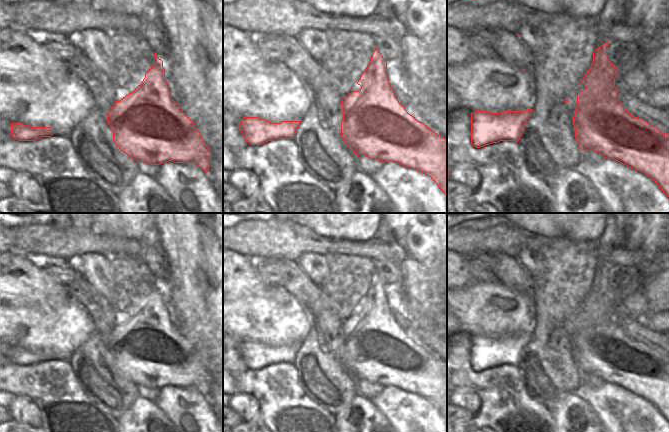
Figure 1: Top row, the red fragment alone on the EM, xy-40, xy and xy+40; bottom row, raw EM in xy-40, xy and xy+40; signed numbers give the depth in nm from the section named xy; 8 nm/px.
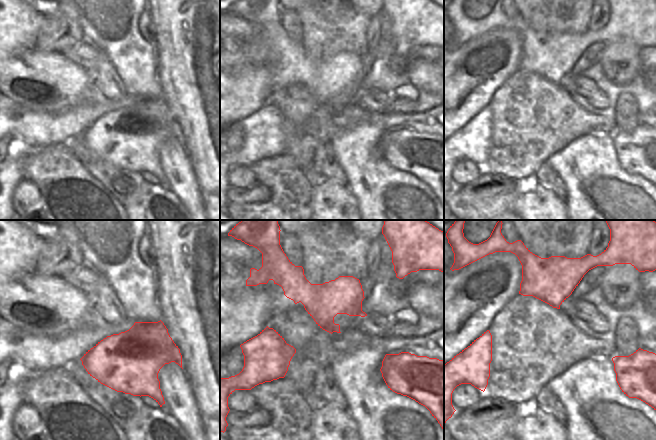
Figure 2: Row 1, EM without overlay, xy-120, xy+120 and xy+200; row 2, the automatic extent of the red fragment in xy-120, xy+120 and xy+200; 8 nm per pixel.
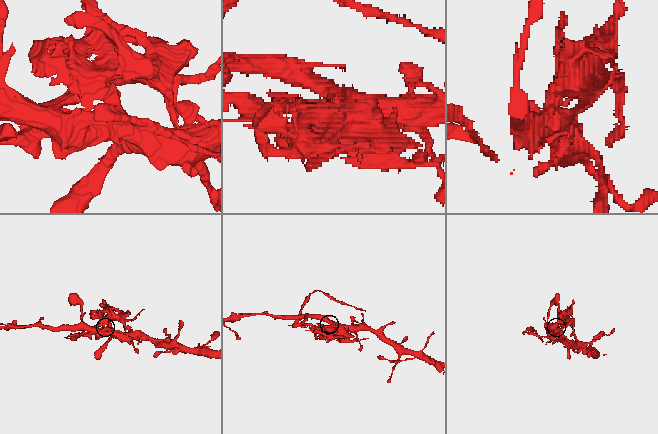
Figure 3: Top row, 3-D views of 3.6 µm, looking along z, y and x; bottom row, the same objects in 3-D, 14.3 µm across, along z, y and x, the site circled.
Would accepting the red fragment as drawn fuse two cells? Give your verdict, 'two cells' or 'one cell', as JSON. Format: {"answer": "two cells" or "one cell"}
{"answer": "two cells"}

